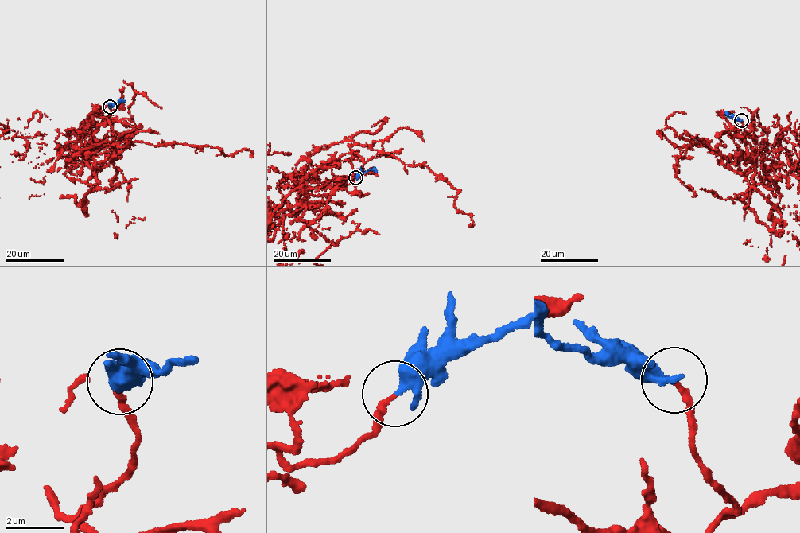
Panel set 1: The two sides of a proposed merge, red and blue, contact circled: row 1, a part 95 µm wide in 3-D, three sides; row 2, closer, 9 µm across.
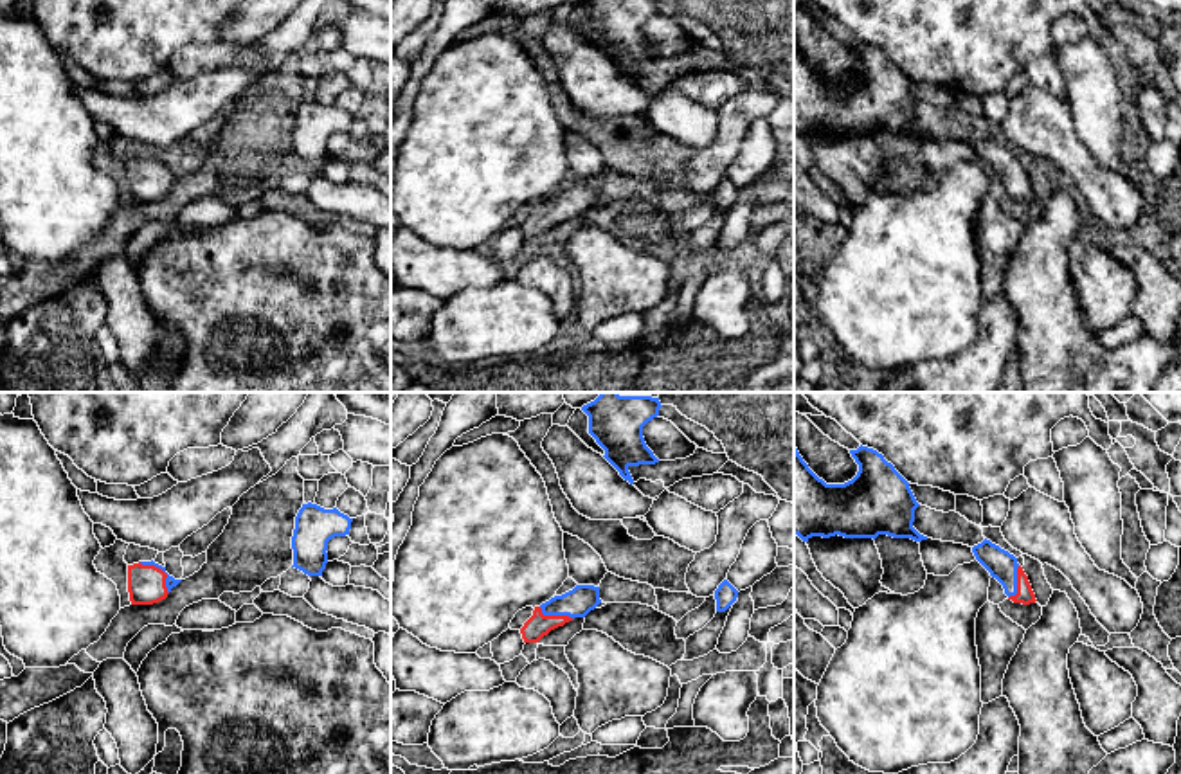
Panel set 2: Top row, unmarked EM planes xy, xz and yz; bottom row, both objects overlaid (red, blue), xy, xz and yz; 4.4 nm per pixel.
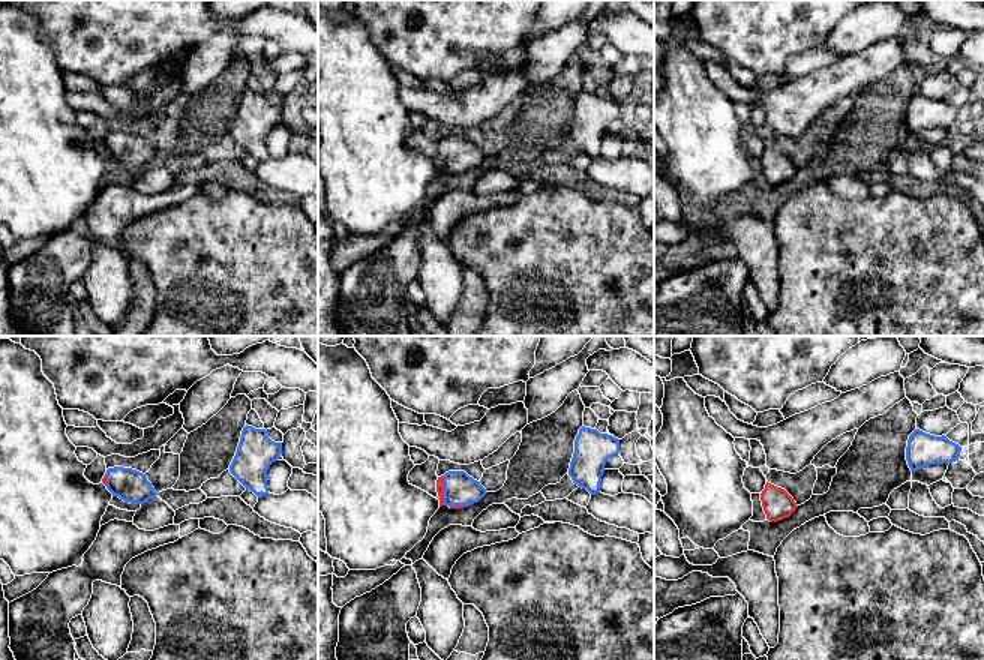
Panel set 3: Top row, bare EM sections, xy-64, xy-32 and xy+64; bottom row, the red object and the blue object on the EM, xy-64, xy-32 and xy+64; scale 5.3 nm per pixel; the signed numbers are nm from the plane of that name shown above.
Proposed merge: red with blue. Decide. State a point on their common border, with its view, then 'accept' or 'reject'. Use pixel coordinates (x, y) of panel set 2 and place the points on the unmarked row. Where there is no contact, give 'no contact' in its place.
xy (162, 168) | accept

